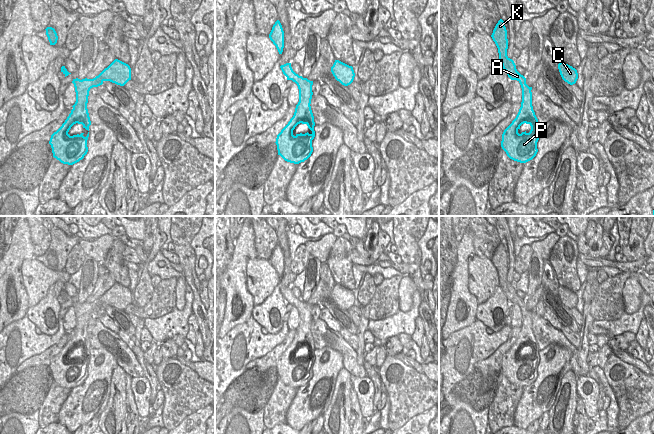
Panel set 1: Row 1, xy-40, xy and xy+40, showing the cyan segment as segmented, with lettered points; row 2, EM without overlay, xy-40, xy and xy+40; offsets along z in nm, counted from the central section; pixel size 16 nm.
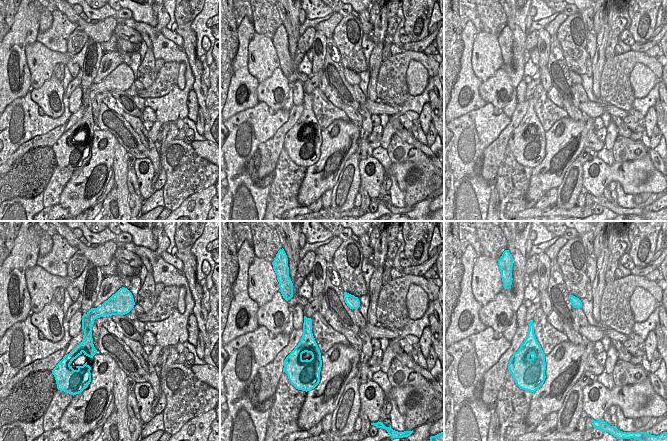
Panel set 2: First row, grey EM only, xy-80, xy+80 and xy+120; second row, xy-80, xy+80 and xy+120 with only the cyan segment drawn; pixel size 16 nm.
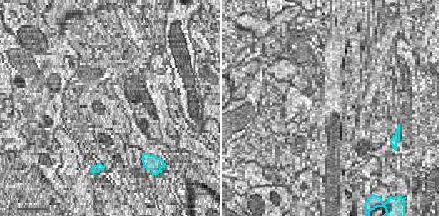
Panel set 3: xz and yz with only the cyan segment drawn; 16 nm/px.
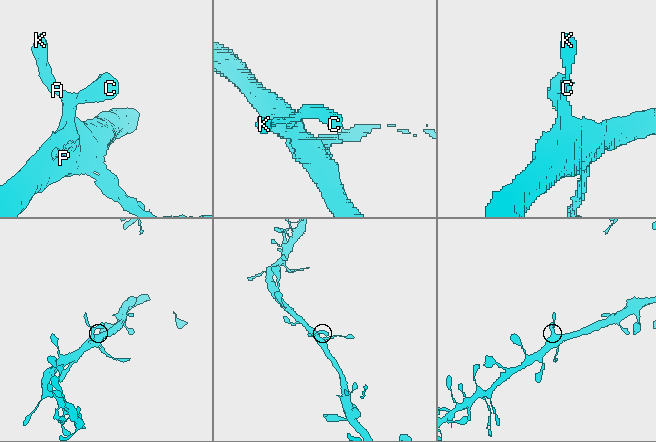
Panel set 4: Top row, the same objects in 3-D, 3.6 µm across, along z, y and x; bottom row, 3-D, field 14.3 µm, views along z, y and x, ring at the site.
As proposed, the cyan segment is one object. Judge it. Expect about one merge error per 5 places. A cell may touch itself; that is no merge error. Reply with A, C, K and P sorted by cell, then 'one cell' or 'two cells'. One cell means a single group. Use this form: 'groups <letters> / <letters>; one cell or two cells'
groups A C K P; one cell

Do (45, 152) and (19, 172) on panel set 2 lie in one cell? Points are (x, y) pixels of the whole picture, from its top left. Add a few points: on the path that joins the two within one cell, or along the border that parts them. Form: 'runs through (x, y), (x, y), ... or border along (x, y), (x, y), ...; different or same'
runs through (39, 158), (25, 172); same

